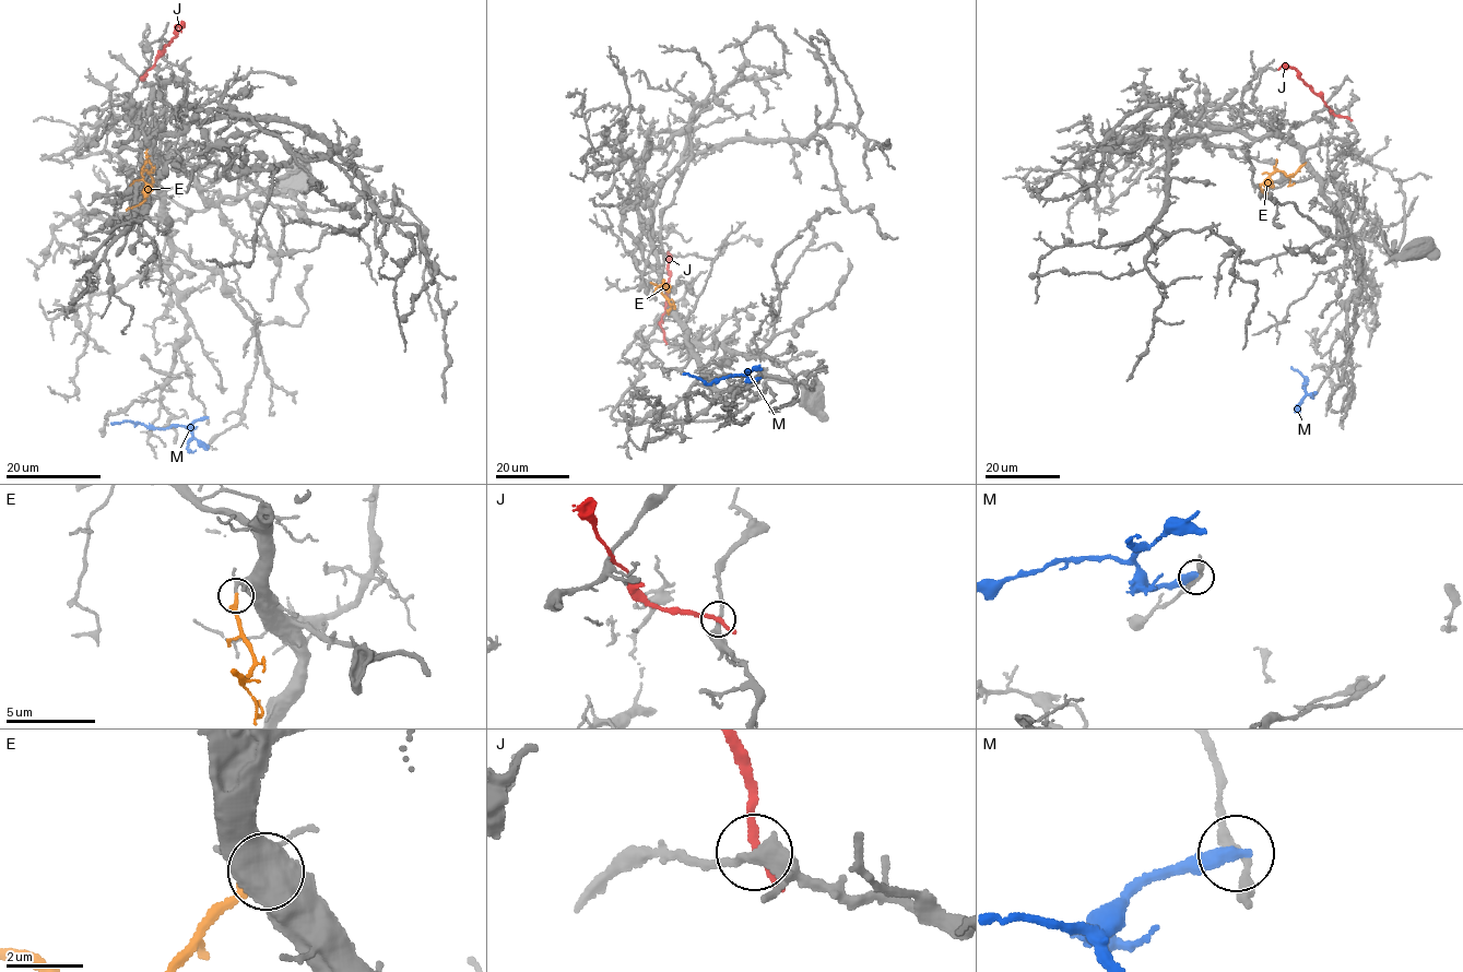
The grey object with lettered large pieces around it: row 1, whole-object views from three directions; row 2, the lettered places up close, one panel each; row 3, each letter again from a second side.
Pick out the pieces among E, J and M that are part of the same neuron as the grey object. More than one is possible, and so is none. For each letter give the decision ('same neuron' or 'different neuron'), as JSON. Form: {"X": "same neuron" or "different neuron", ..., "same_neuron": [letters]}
{"E": "same neuron", "J": "different neuron", "M": "different neuron", "same_neuron": ["E"]}

